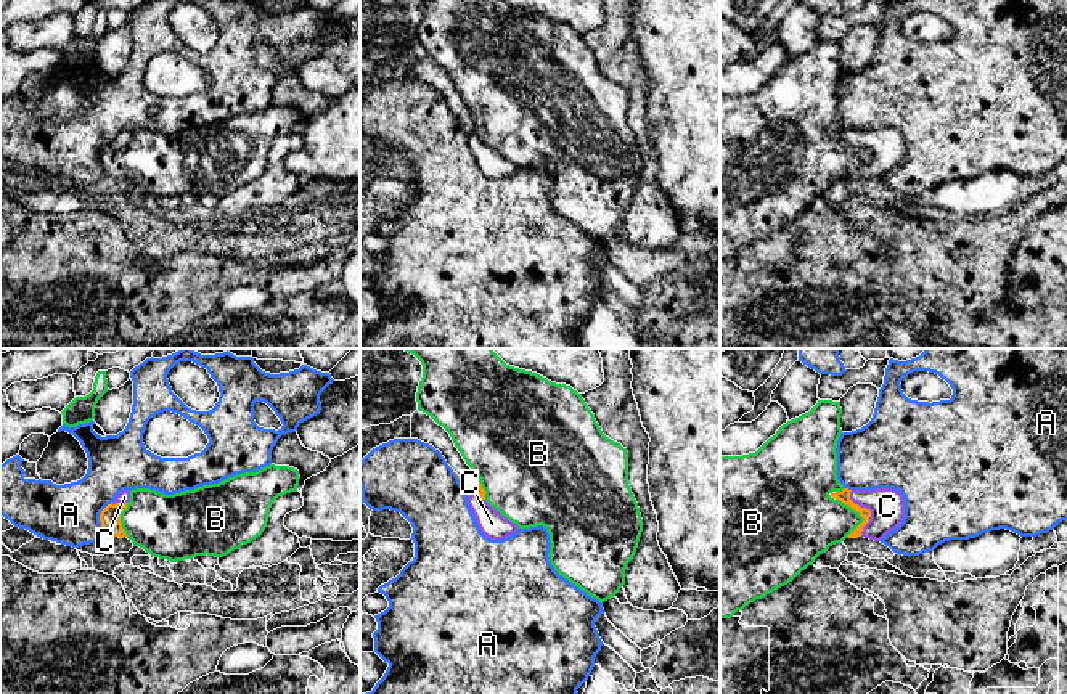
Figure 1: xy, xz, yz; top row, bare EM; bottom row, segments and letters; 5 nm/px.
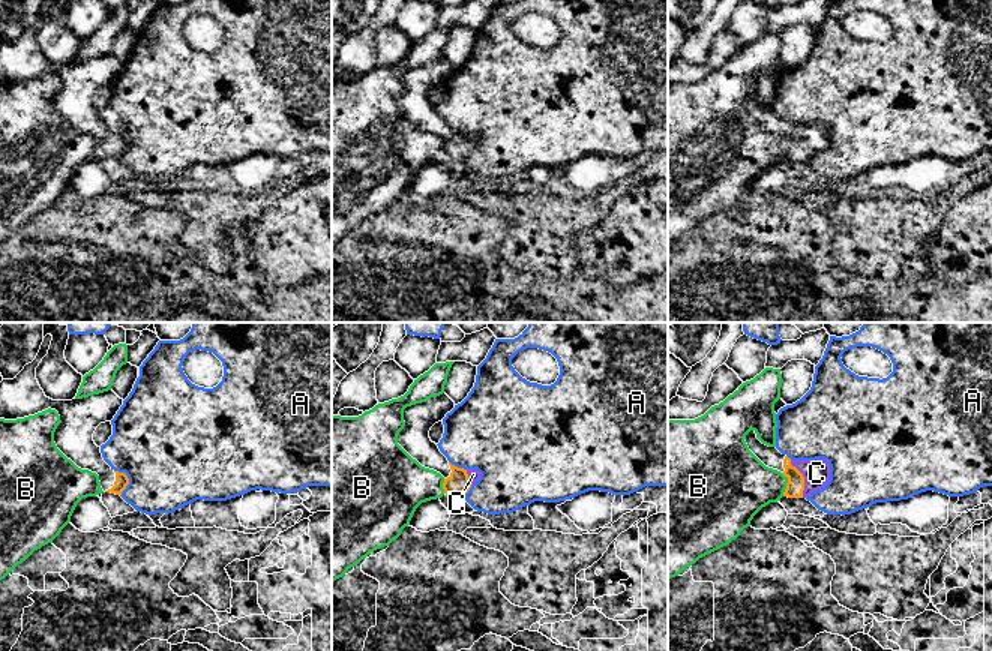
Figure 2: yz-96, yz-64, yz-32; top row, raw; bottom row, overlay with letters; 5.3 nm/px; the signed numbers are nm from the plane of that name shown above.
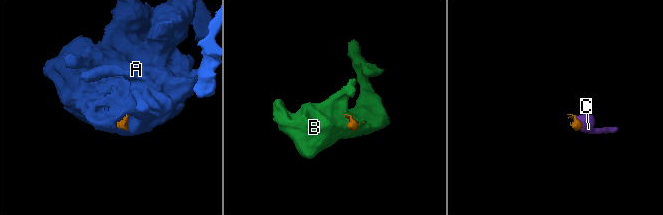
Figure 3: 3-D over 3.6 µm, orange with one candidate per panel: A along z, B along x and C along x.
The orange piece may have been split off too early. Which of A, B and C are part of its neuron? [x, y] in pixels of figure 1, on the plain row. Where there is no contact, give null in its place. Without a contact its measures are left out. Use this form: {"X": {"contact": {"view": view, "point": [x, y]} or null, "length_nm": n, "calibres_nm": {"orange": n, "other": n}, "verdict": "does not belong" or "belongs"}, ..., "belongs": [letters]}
{"A": {"contact": {"view": "xy", "point": [100, 158]}, "length_nm": 170, "calibres_nm": {"orange": 110, "other": 300}, "verdict": "does not belong"}, "B": {"contact": {"view": "yz", "point": [860, 155]}, "length_nm": 220, "calibres_nm": {"orange": 60, "other": 300}, "verdict": "does not belong"}, "C": {"contact": {"view": "yz", "point": [868, 150]}, "length_nm": 240, "calibres_nm": {"orange": 60, "other": 180}, "verdict": "belongs"}, "belongs": ["C"]}

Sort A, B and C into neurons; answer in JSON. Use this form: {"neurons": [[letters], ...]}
{"neurons": [["A"], ["B"], ["C"]]}

